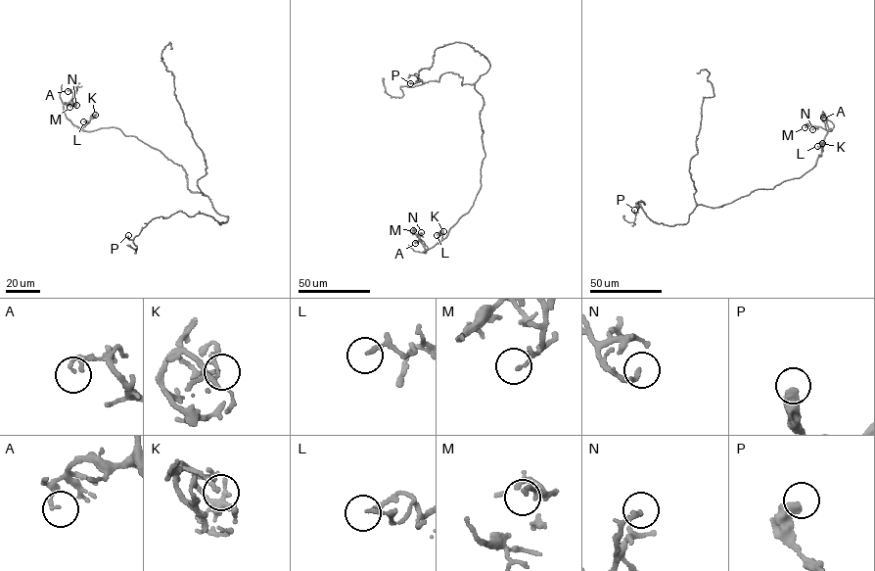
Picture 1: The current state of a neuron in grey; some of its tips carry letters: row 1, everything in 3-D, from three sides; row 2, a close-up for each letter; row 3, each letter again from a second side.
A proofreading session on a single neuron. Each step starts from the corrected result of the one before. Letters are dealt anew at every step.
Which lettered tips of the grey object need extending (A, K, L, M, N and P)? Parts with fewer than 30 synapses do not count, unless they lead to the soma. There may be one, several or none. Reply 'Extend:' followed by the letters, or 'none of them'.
Extend: none of them

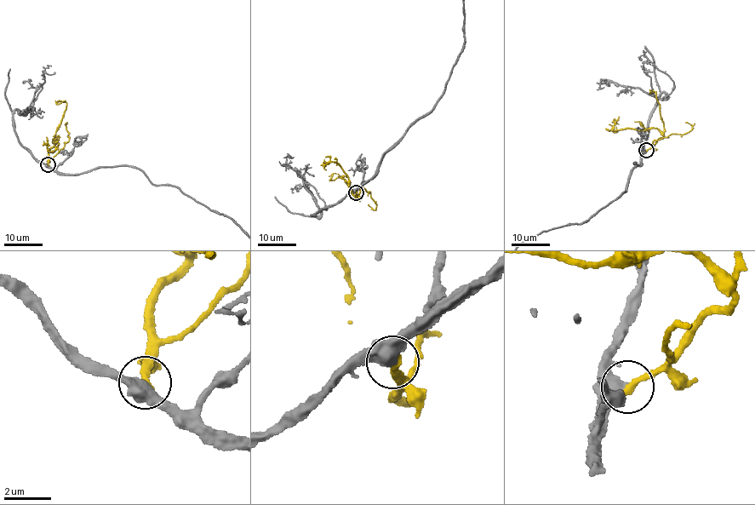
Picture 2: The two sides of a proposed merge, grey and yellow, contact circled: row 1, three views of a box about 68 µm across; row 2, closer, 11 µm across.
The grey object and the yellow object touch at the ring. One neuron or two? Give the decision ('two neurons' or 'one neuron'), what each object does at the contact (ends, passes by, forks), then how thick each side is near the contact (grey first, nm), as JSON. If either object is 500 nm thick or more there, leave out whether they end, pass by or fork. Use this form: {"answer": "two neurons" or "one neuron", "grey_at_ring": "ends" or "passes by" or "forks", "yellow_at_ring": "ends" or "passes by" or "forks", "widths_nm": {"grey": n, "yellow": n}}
{"answer": "one neuron", "widths_nm": {"grey": 600, "yellow": 320}}

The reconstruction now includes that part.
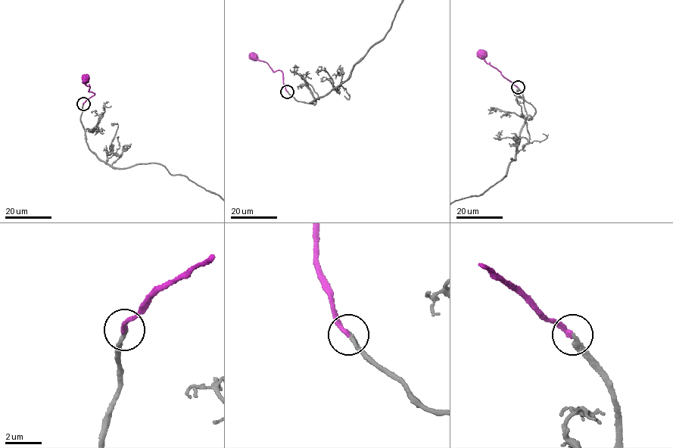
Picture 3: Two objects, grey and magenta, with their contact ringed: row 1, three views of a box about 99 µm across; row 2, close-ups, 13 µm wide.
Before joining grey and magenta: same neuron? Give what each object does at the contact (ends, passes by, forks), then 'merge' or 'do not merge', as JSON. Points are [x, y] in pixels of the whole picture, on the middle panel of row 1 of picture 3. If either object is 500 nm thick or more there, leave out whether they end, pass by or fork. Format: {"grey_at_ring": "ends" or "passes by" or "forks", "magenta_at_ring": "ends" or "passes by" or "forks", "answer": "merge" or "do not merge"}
{"grey_at_ring": "ends", "magenta_at_ring": "ends", "answer": "merge"}

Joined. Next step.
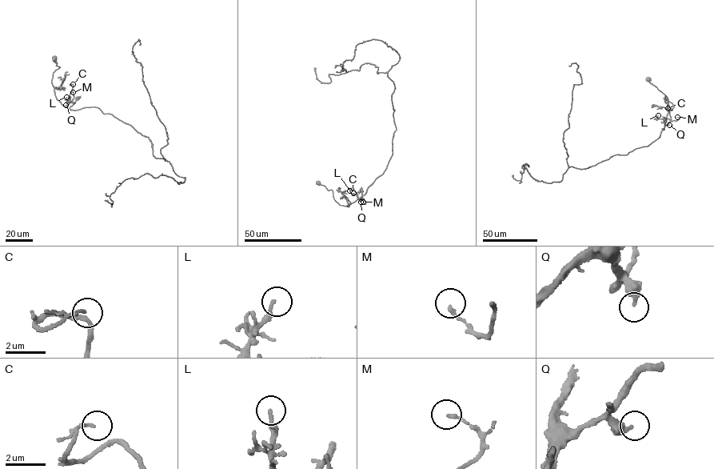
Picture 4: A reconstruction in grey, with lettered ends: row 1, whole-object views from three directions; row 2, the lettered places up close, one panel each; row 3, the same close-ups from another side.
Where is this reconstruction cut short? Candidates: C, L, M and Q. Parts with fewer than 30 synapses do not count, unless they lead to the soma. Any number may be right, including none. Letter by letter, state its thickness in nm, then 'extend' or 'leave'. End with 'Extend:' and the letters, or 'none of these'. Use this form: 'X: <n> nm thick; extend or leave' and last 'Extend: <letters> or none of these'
C: 130 nm thick; leave
L: 200 nm thick; leave
M: 150 nm thick; leave
Q: 320 nm thick; leave
Extend: none of these

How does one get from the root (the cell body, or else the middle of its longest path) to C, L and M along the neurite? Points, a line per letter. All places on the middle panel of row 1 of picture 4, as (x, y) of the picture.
C: (318, 182), (332, 190), (335, 200), (341, 205), (360, 201), (352, 195), (353, 193)
L: (318, 182), (332, 190), (335, 200), (341, 205), (348, 206), (358, 198), (360, 200), (353, 190), (349, 190)
M: (318, 182), (332, 190), (335, 200), (340, 205), (348, 206), (362, 197), (365, 204), (363, 202)

